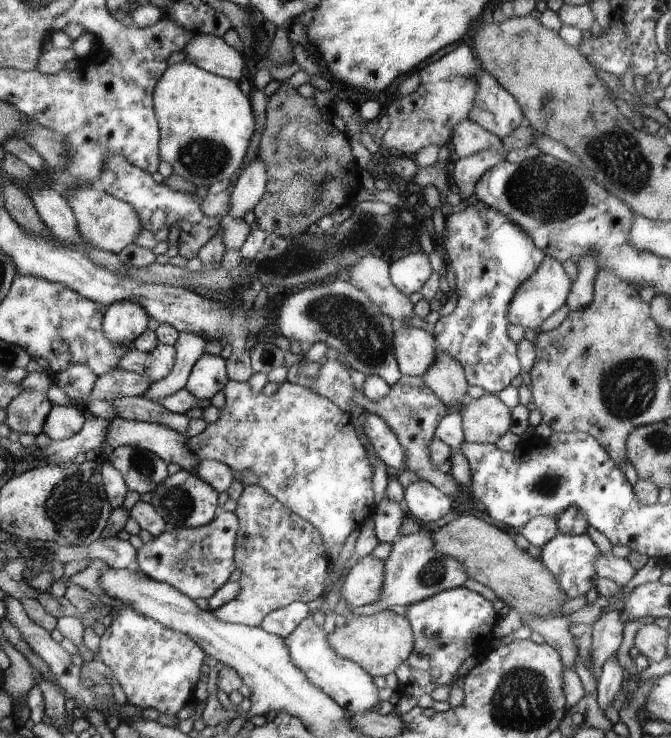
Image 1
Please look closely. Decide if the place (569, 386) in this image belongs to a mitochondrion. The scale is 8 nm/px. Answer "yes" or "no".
no

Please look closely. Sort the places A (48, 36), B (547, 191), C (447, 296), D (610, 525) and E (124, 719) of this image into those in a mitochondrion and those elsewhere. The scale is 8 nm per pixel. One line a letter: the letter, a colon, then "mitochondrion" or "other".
A: other
B: mitochondrion
C: other
D: other
E: other

